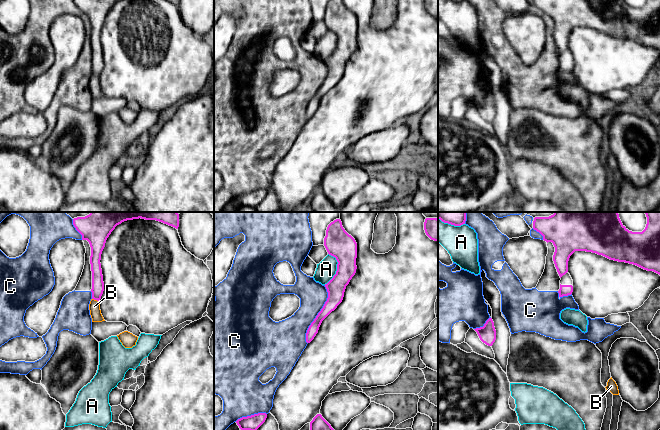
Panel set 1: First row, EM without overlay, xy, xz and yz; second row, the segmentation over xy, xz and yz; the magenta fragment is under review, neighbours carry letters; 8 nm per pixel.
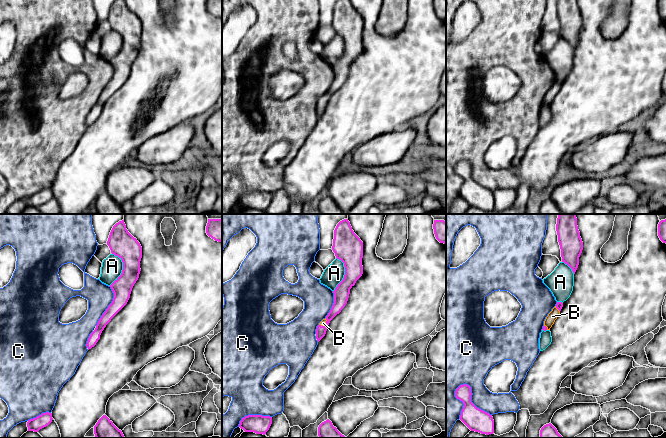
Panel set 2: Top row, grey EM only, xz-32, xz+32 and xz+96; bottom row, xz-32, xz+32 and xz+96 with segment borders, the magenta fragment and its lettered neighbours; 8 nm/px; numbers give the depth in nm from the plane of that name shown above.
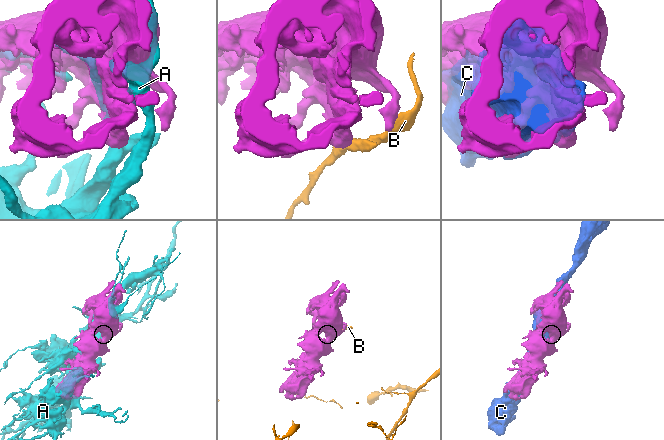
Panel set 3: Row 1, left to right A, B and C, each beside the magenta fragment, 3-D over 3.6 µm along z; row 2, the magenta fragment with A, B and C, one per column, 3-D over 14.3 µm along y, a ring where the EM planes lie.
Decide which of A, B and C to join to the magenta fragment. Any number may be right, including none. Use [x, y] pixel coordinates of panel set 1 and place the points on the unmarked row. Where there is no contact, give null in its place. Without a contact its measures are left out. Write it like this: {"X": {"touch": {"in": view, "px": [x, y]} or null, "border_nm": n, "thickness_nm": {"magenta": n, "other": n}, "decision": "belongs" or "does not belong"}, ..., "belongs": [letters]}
{"A": {"touch": {"in": "xz", "px": [337, 44]}, "border_nm": 260, "thickness_nm": {"magenta": 220, "other": 160}, "decision": "does not belong"}, "B": {"touch": {"in": "xy", "px": [95, 75]}, "border_nm": 60, "thickness_nm": {"magenta": 100, "other": 90}, "decision": "does not belong"}, "C": {"touch": {"in": "xz", "px": [318, 90]}, "border_nm": 500, "thickness_nm": {"magenta": 140, "other": 220}, "decision": "does not belong"}, "belongs": []}

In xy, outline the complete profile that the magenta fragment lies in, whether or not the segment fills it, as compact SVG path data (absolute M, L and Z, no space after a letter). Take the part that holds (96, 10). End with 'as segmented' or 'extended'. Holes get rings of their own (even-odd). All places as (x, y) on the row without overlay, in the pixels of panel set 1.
M73 0L82 11L82 16L87 16L91 23L90 40L92 47L92 75L100 77L104 67L104 58L101 45L101 30L111 8L119 0Z; as segmented

